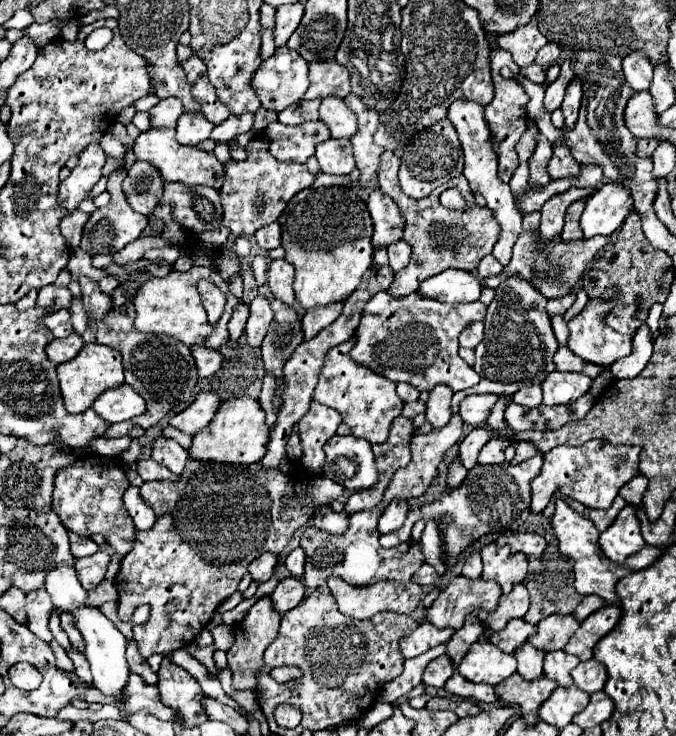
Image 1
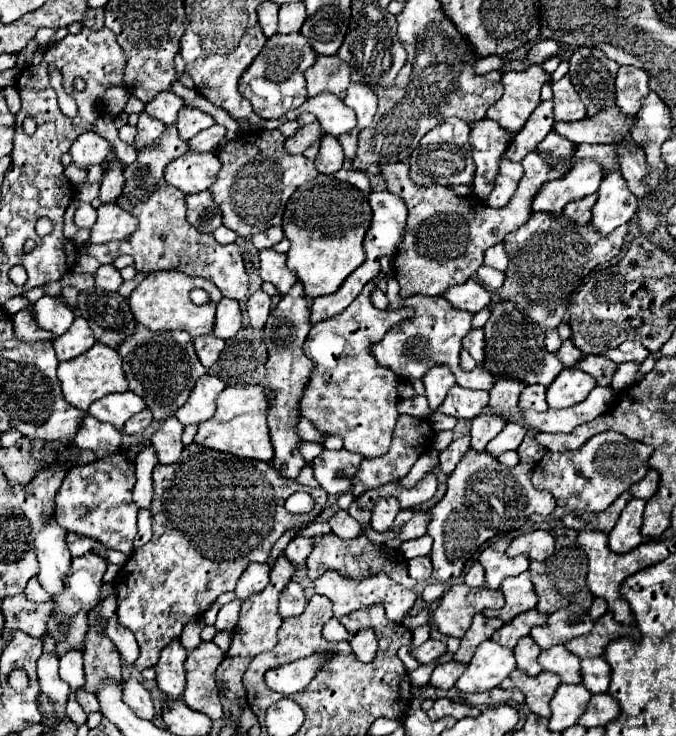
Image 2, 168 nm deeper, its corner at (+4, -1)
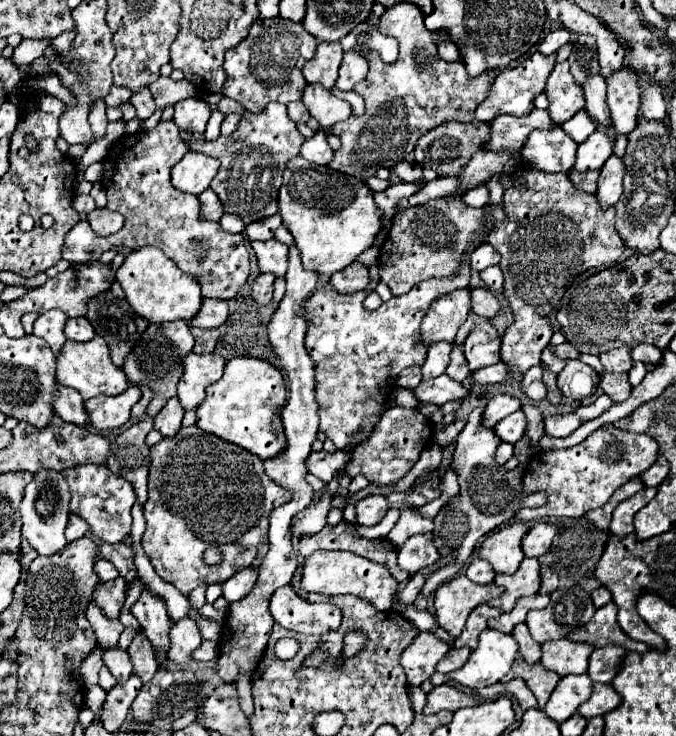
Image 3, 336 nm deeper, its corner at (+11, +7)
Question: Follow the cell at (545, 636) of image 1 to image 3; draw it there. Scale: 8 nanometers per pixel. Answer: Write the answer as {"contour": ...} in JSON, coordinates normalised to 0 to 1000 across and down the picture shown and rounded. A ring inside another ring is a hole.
{"contour":[[[857,796],[842,802],[821,802],[815,818],[803,829],[786,829],[780,834],[780,851],[791,872],[806,875],[812,870],[839,867],[854,851],[865,851],[880,834],[874,810]]]}

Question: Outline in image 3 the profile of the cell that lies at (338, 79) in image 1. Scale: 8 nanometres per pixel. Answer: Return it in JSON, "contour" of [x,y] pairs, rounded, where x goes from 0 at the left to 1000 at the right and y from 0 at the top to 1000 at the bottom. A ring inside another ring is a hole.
{"contour":[[[475,57],[469,63],[466,76],[448,90],[448,101],[457,114],[469,111],[490,122],[496,117],[504,82],[507,82],[504,57]]]}

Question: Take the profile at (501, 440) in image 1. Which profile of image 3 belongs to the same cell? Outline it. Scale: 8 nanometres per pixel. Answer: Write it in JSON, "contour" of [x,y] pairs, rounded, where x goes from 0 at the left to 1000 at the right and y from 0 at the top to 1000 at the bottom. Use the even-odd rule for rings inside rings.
{"contour":[[[765,557],[765,560],[747,565],[741,573],[735,573],[732,587],[744,601],[762,603],[777,590],[777,576],[780,576],[780,571],[777,571],[774,557]]]}

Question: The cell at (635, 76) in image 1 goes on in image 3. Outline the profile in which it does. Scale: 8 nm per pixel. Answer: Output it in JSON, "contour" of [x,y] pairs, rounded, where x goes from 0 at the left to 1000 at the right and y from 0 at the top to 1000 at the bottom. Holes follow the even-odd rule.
{"contour":[[[933,95],[910,98],[898,106],[898,141],[904,147],[904,168],[913,182],[930,182],[942,171],[945,117]]]}

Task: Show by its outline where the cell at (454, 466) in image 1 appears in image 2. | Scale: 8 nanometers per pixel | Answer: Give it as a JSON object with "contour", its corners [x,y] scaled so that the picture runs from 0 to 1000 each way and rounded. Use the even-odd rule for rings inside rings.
{"contour":[[[683,592],[683,595],[672,598],[657,614],[651,614],[651,639],[657,644],[669,644],[689,611],[695,611],[695,592]]]}

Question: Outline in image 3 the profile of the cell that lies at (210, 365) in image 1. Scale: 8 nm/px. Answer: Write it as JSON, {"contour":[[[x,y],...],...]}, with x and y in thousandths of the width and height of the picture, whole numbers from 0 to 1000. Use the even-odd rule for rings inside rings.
{"contour":[[[283,446],[283,454],[288,457],[288,473],[286,478],[294,478],[294,481],[306,481],[306,478],[315,478],[318,470],[321,470],[321,462],[324,462],[324,448],[300,448],[300,446]]]}

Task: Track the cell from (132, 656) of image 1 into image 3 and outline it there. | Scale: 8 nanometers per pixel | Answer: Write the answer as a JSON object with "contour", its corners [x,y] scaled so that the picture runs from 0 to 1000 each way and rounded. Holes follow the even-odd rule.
{"contour":[[[173,783],[161,791],[146,791],[143,802],[138,804],[138,818],[152,826],[161,840],[176,840],[176,832],[185,818],[185,788]]]}

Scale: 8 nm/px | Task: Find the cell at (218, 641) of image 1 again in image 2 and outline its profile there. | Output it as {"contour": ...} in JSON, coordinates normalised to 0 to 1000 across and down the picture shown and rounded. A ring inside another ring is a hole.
{"contour":[[[348,814],[324,829],[317,848],[322,857],[345,856],[349,852],[359,815]]]}

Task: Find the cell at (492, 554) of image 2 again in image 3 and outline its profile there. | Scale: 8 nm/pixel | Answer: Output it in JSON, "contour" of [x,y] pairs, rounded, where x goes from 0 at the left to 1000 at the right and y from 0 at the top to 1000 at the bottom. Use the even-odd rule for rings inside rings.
{"contour":[[[759,709],[744,715],[741,720],[726,723],[709,742],[709,758],[720,761],[735,780],[765,777],[771,761],[777,758],[771,747],[771,734],[780,726],[780,720],[780,712]]]}

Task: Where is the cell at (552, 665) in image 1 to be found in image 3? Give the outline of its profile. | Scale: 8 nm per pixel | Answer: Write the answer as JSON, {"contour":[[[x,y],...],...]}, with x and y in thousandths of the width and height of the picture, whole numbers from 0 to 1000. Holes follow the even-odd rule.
{"contour":[[[839,867],[806,872],[800,880],[803,880],[800,902],[809,910],[824,913],[827,918],[865,916],[868,905],[871,905],[871,891],[880,883],[871,875],[848,872],[848,870],[839,870]]]}

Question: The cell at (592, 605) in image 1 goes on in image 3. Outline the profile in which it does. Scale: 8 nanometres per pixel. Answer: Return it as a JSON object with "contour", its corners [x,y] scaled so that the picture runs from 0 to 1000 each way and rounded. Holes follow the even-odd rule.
{"contour":[[[883,799],[877,807],[874,807],[874,813],[877,813],[877,821],[880,821],[880,826],[889,826],[889,823],[895,823],[895,821],[901,821],[904,818],[904,807],[901,807],[901,802],[898,799]]]}

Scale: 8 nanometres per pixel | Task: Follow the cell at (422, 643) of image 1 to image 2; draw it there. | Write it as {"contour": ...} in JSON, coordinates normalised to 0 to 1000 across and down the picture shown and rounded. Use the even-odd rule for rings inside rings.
{"contour":[[[633,867],[627,875],[621,875],[621,878],[615,878],[615,880],[607,883],[607,889],[609,889],[621,902],[633,902],[633,899],[651,894],[657,886],[660,886],[660,872],[642,870],[642,867]]]}

